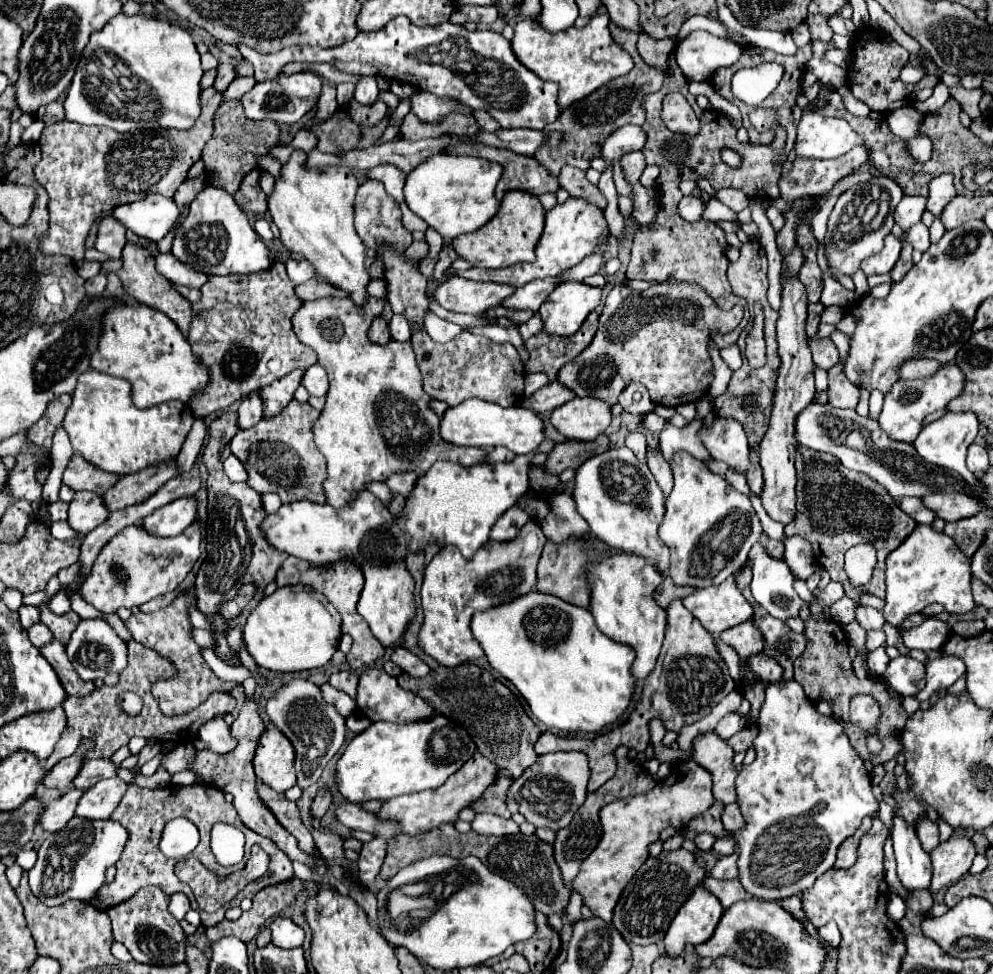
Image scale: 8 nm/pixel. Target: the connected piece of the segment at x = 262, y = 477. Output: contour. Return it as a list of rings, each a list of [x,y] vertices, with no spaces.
[[[291,400],[289,406],[285,406],[275,418],[257,422],[251,430],[241,430],[231,440],[231,452],[241,460],[245,466],[249,480],[247,484],[263,492],[275,492],[279,498],[287,502],[295,500],[309,500],[309,502],[325,502],[323,482],[327,478],[325,470],[325,458],[317,450],[313,442],[311,426],[319,418],[319,412],[311,408],[307,402]]]

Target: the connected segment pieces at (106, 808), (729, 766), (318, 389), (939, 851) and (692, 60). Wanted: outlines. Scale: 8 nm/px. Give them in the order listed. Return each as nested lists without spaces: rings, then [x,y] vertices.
[[[109,778],[101,780],[95,786],[87,788],[83,796],[79,798],[75,816],[83,820],[107,820],[117,804],[121,802],[123,794],[127,790],[127,784],[121,778]]]
[[[703,732],[693,740],[693,758],[713,774],[713,796],[721,804],[736,801],[737,770],[733,756],[733,748],[715,732]]]
[[[313,364],[311,368],[307,368],[305,374],[303,374],[301,384],[307,388],[307,392],[309,392],[311,396],[325,396],[325,394],[327,394],[329,380],[327,380],[327,374],[325,374],[323,366]]]
[[[949,838],[947,842],[941,842],[935,850],[931,850],[933,878],[929,884],[929,892],[937,894],[941,888],[947,888],[963,878],[969,872],[973,858],[975,846],[971,840]]]
[[[695,30],[677,44],[675,56],[677,66],[687,80],[703,82],[709,80],[715,70],[733,66],[741,56],[741,48],[731,40],[721,40],[705,30]]]

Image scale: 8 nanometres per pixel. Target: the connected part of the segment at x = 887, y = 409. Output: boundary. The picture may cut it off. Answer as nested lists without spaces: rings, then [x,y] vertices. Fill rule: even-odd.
[[[945,364],[945,368],[931,376],[931,378],[925,378],[925,380],[919,380],[919,382],[911,382],[911,380],[899,380],[891,392],[885,396],[885,404],[883,404],[883,412],[879,416],[879,426],[883,432],[887,432],[887,436],[891,440],[897,440],[897,442],[907,442],[907,444],[913,444],[919,430],[923,428],[923,420],[927,414],[931,412],[937,412],[937,410],[943,410],[949,400],[953,400],[955,396],[961,394],[965,386],[965,378],[963,378],[963,372],[957,370],[957,366],[951,366],[951,364]]]

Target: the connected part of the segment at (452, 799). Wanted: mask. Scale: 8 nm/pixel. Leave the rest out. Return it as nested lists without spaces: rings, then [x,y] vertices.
[[[479,752],[473,754],[465,766],[461,766],[461,770],[457,770],[455,774],[451,774],[451,778],[447,778],[447,782],[435,790],[423,790],[423,792],[415,792],[415,794],[405,794],[399,798],[391,798],[387,802],[383,802],[381,810],[375,812],[375,816],[379,820],[395,820],[399,824],[401,834],[421,834],[427,832],[443,822],[455,822],[457,814],[471,804],[471,800],[479,798],[479,794],[483,794],[483,790],[487,790],[495,778],[497,778],[497,768],[491,766],[491,762],[487,758],[483,758]]]

